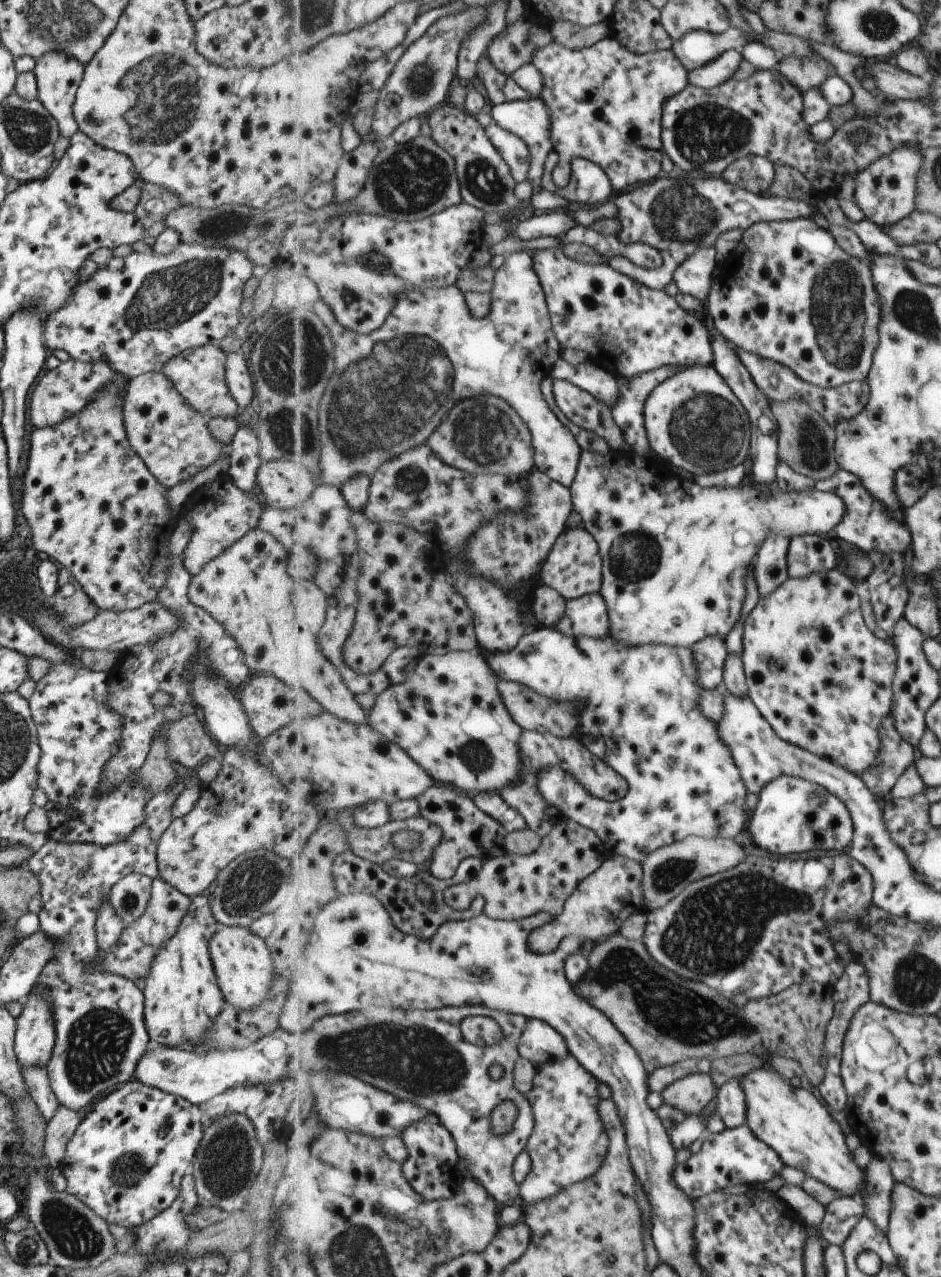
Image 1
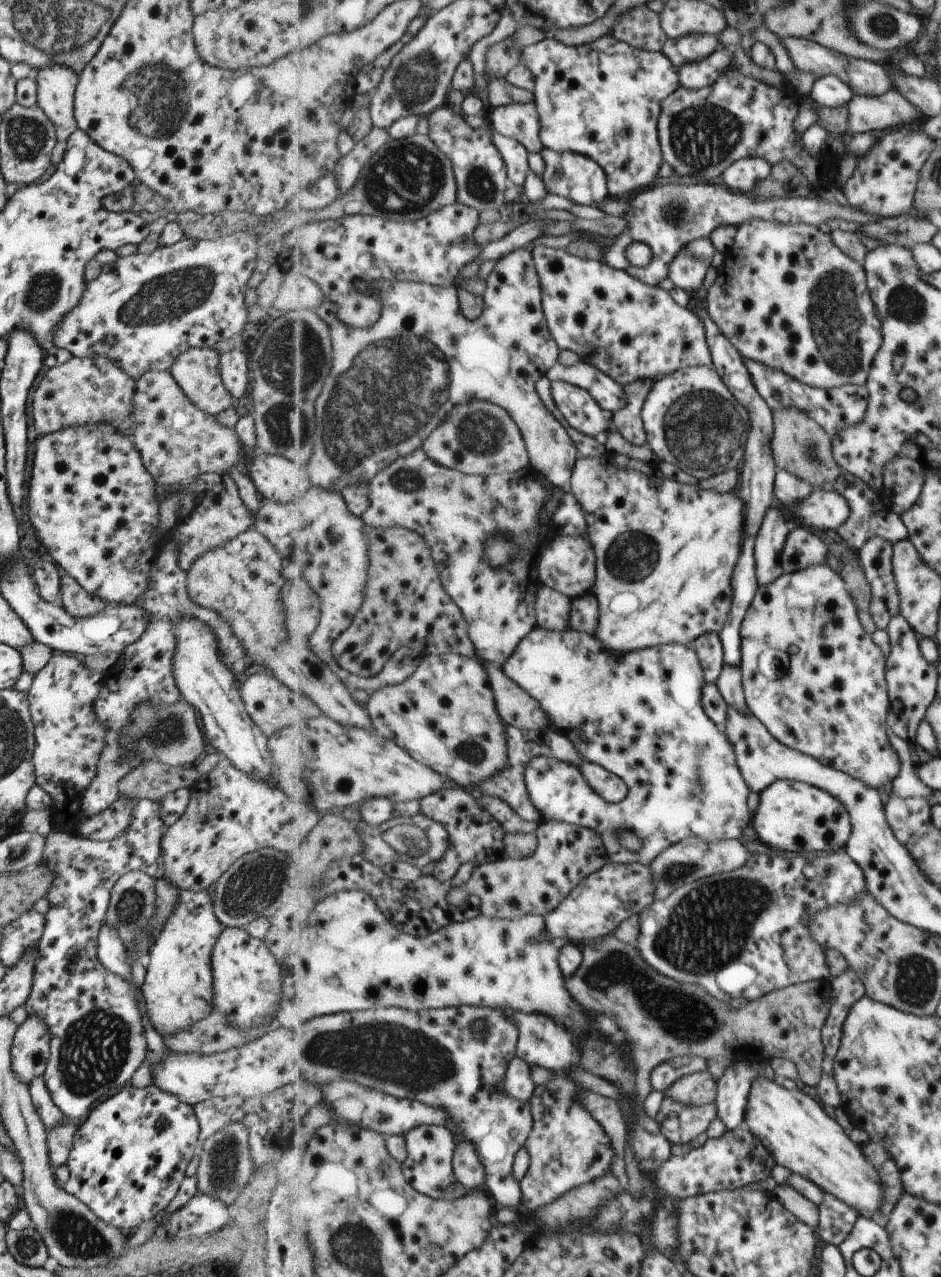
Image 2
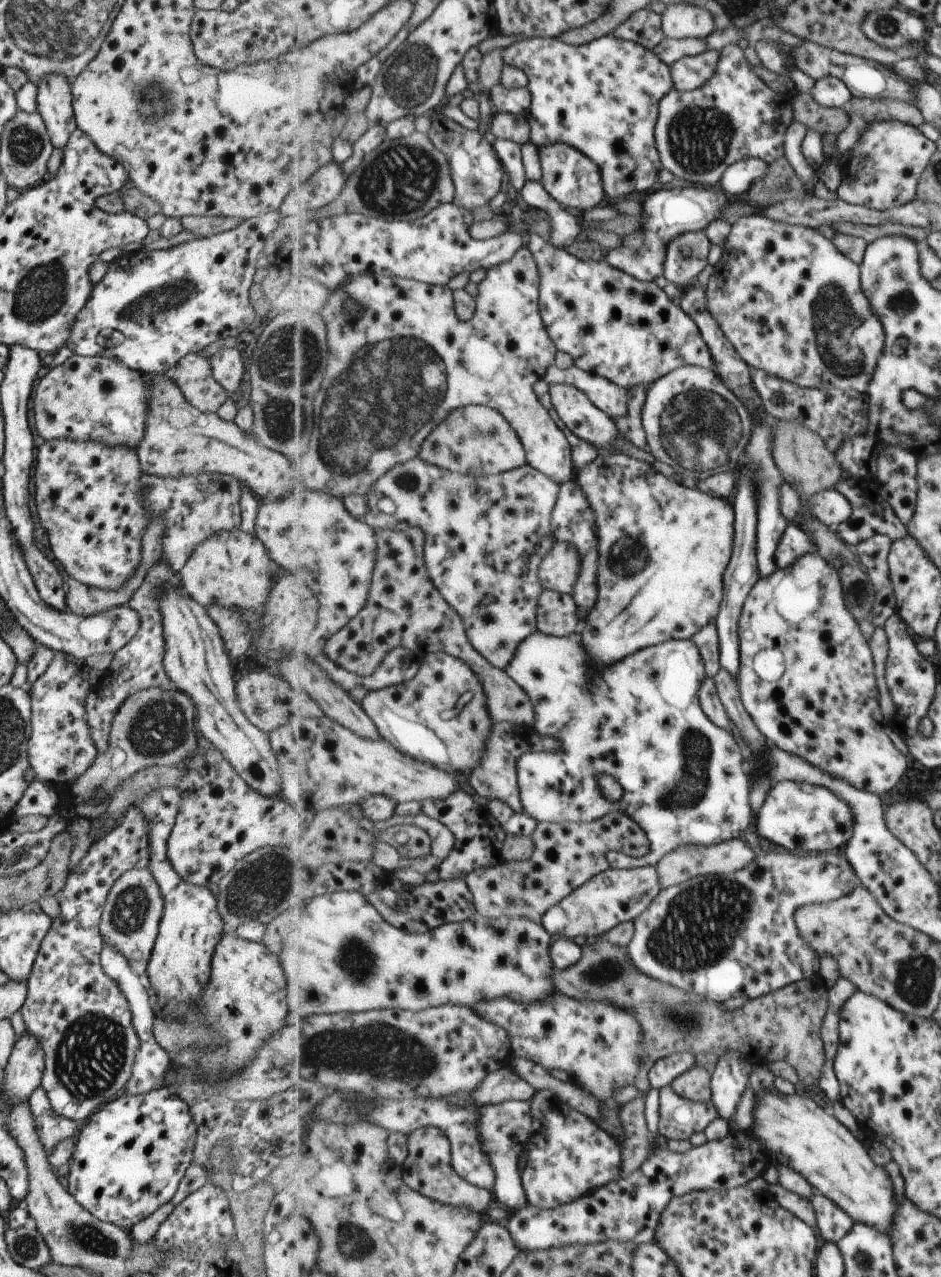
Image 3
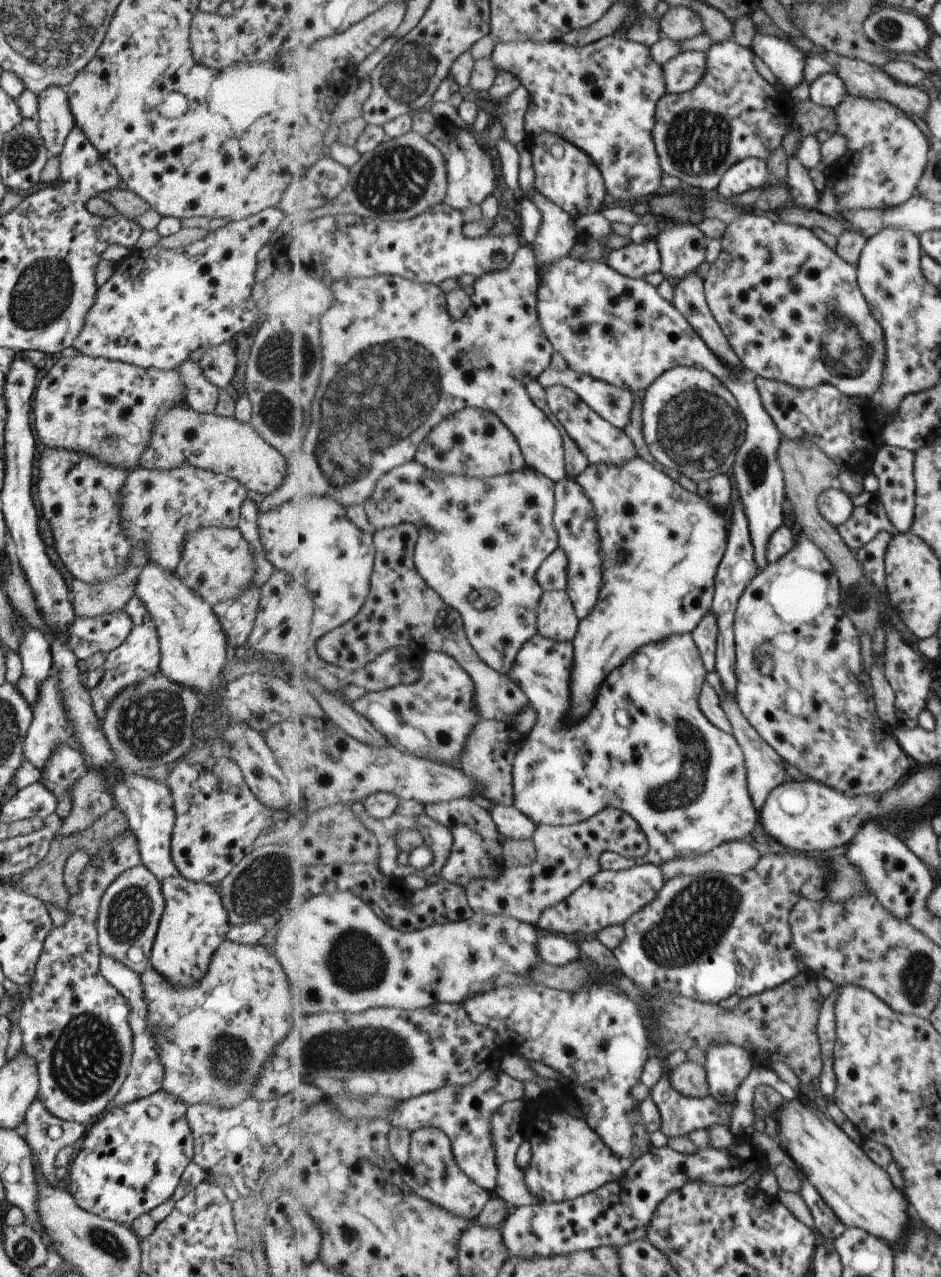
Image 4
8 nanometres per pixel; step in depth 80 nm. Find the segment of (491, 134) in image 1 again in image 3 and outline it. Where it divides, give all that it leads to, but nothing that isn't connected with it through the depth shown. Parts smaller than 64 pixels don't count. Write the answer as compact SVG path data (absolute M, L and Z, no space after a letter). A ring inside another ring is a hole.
M502 137L496 138L492 146L503 164L508 180L520 192L526 185L525 166L523 166L520 144Z

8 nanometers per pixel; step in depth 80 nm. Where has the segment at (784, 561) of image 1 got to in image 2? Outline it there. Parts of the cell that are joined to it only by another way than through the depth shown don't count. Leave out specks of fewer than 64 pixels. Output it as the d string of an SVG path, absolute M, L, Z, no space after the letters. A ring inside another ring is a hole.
M781 506L771 509L764 518L756 546L756 573L760 586L768 586L781 578L784 566L780 560L792 524L781 512Z

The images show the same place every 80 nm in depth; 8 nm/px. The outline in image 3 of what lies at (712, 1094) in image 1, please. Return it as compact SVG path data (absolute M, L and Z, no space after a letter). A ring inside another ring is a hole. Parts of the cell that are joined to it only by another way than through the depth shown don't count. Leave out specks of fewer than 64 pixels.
M697 1064L677 1077L672 1082L671 1088L686 1099L709 1102L712 1100L712 1073L710 1067Z

